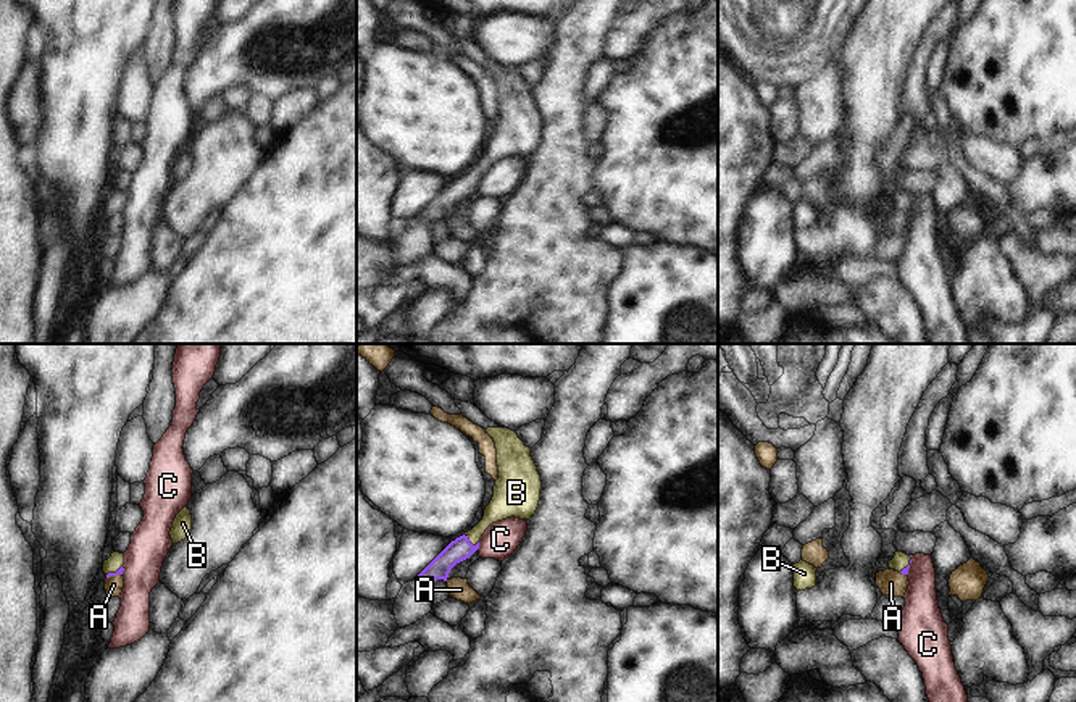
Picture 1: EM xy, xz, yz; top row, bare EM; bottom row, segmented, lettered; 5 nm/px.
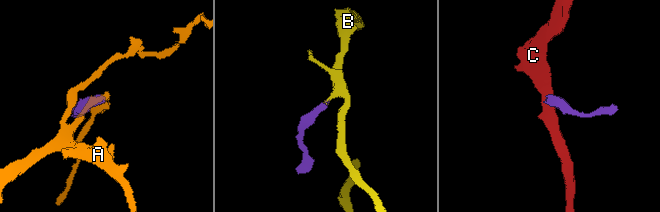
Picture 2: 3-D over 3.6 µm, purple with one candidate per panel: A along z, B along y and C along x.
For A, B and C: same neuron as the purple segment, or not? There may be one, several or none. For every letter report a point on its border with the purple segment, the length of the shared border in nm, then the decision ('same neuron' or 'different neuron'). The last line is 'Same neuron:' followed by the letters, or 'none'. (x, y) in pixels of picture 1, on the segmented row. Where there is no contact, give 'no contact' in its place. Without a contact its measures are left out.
A: contact xy (113, 575); length 80 nm; different neuron
B: contact xz (470, 543); length 90 nm; same neuron
C: contact xz (478, 546); length 40 nm; different neuron
Same neuron: B

